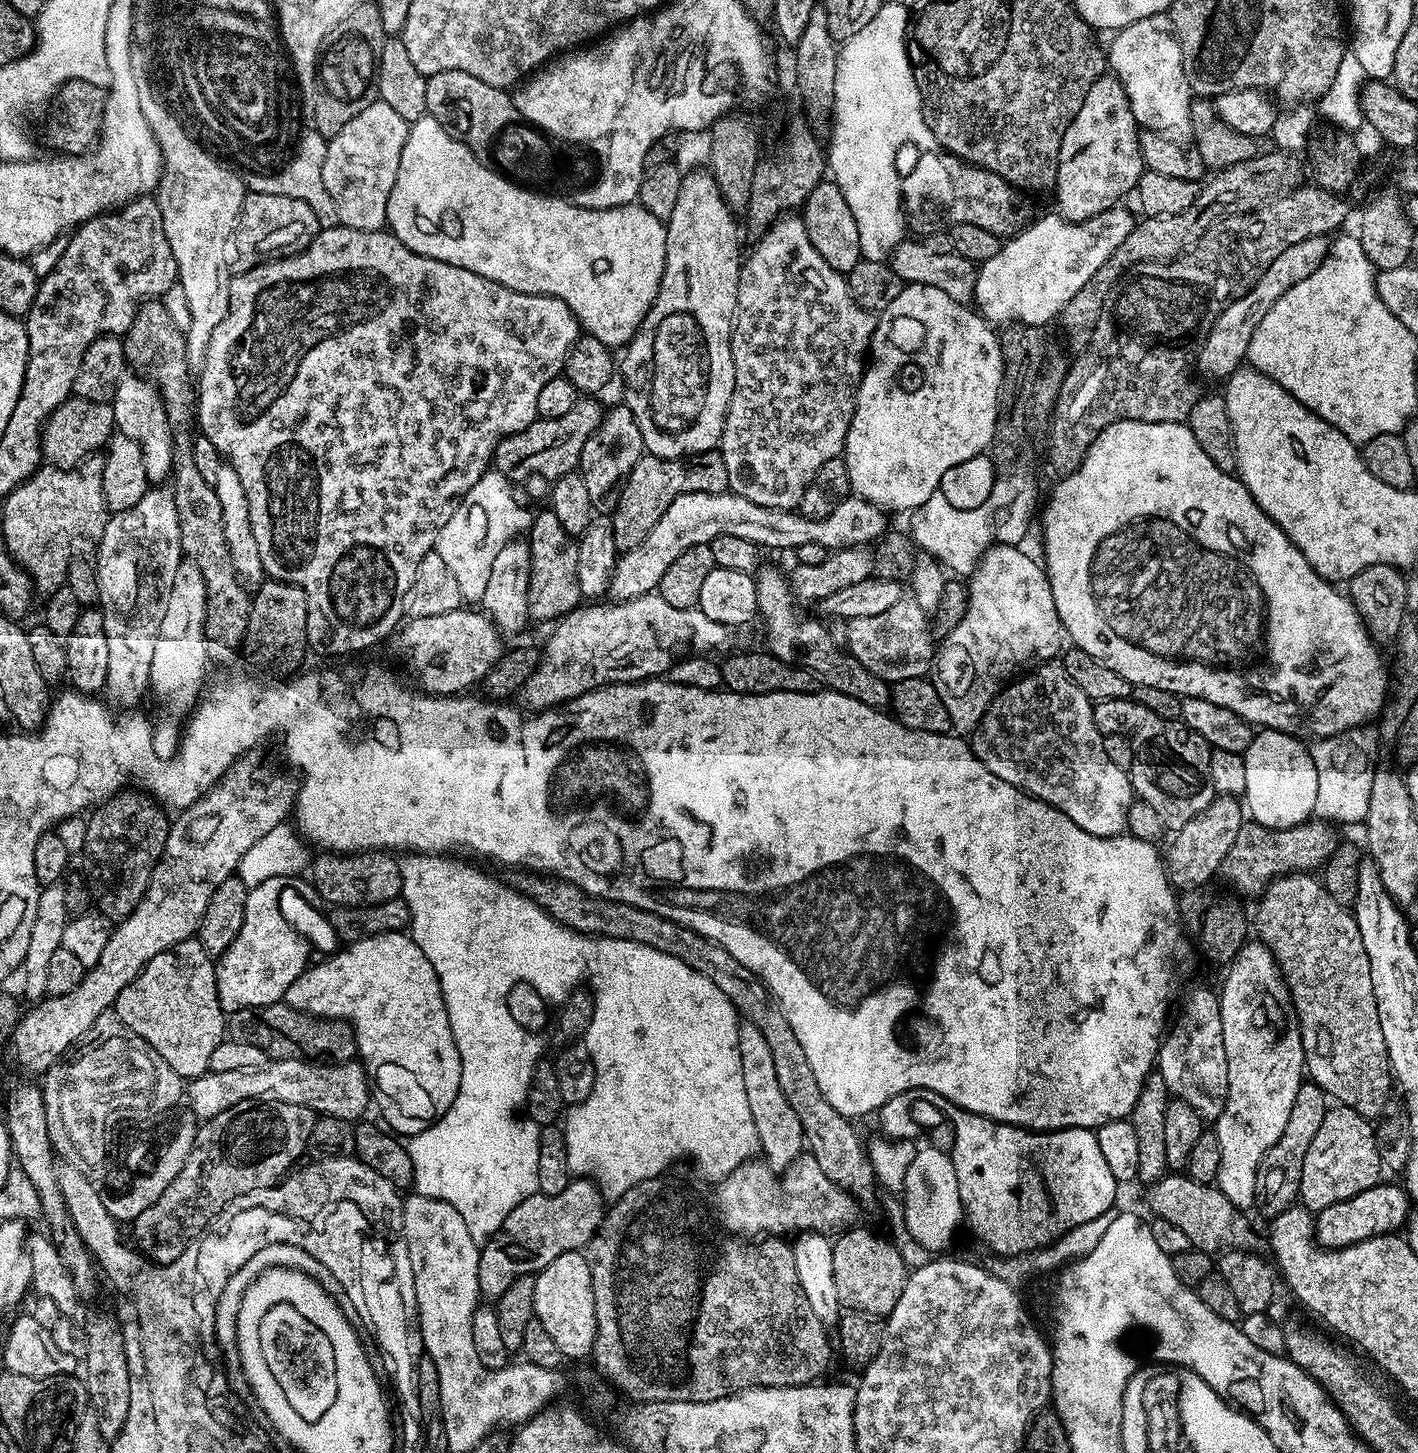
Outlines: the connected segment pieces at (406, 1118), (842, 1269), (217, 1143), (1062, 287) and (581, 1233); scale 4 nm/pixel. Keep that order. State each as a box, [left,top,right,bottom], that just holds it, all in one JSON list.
[[283,932,462,1138],[833,1226,910,1318],[130,1100,317,1265],[974,206,1134,326],[478,1178,606,1302]]

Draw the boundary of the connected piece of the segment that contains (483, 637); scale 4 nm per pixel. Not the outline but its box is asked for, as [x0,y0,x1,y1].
[395,606,505,696]

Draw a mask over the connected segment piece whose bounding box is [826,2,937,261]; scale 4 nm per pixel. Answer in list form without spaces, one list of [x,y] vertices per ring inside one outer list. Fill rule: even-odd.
[[[881,3],[878,14],[854,34],[854,38],[843,41],[838,48],[838,66],[836,67],[836,77],[834,78],[834,98],[832,99],[832,110],[830,113],[830,125],[832,124],[832,145],[826,148],[826,168],[831,179],[842,190],[842,198],[846,198],[846,203],[850,206],[850,214],[854,214],[854,222],[858,225],[858,238],[860,239],[860,254],[866,260],[887,261],[888,257],[898,246],[900,241],[906,236],[906,217],[904,215],[904,205],[900,199],[900,185],[902,183],[901,173],[896,173],[896,151],[903,144],[924,144],[925,149],[932,150],[937,147],[934,134],[930,126],[924,120],[924,103],[920,101],[920,91],[916,85],[916,79],[912,73],[912,64],[908,60],[908,40],[906,37],[910,32],[910,12],[907,12],[900,4]]]

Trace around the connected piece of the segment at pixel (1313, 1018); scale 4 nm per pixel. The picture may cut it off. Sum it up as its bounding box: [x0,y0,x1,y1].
[1254,874,1394,1118]

